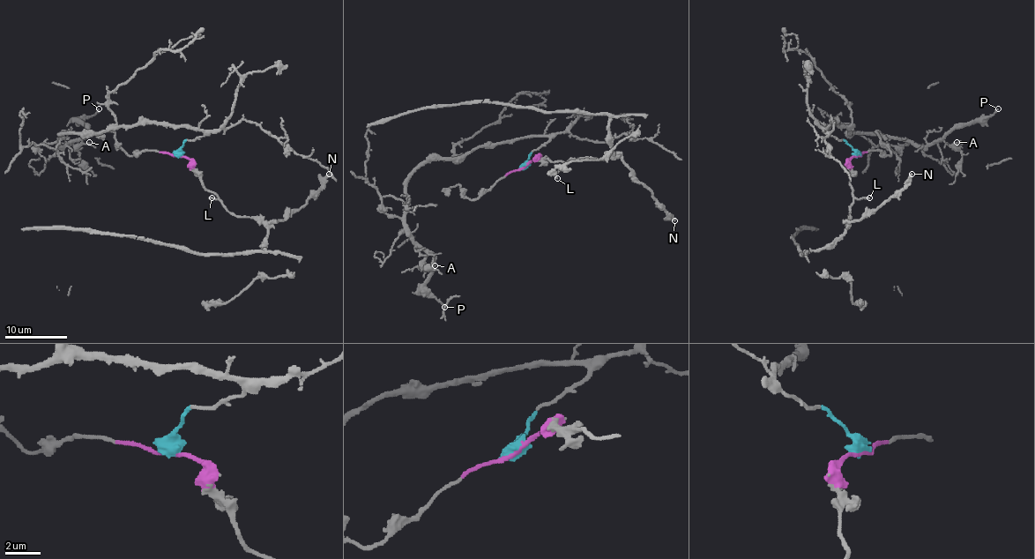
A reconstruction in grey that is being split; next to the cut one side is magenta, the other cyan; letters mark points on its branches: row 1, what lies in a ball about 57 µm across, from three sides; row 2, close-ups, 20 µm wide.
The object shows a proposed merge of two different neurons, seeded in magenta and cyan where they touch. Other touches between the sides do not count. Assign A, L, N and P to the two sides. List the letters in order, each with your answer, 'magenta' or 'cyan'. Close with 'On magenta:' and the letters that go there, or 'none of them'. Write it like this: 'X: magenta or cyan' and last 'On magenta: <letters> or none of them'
A: cyan
L: magenta
N: magenta
P: cyan
On magenta: L, N

